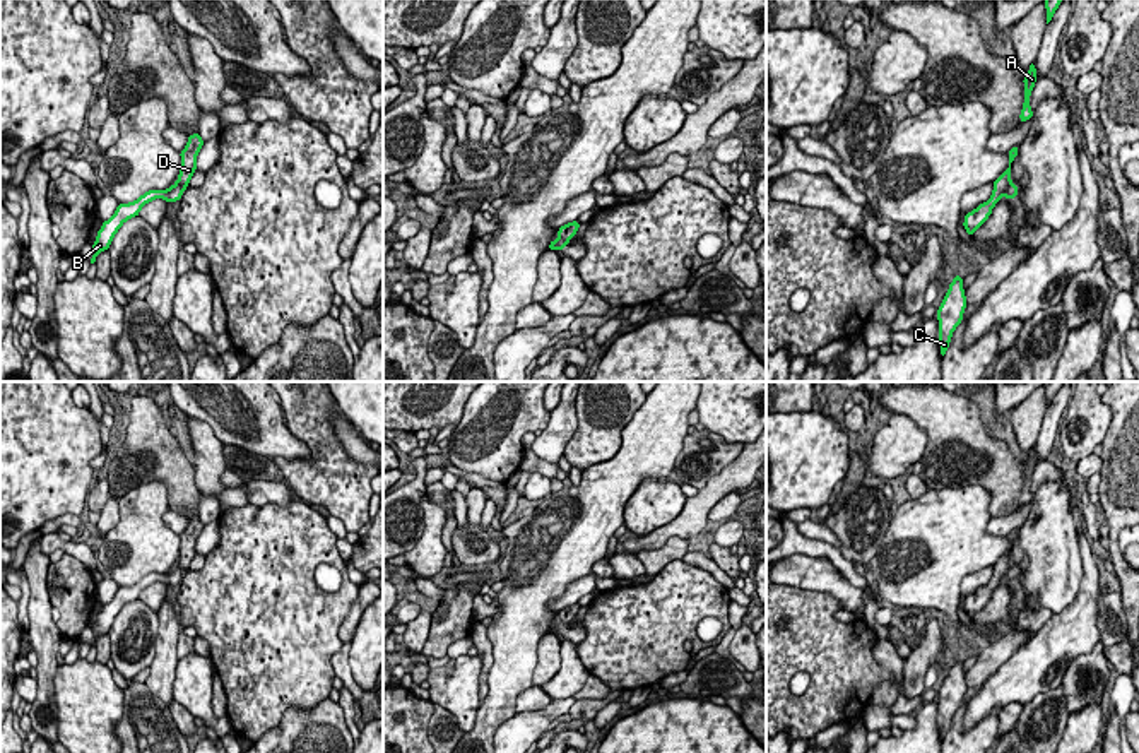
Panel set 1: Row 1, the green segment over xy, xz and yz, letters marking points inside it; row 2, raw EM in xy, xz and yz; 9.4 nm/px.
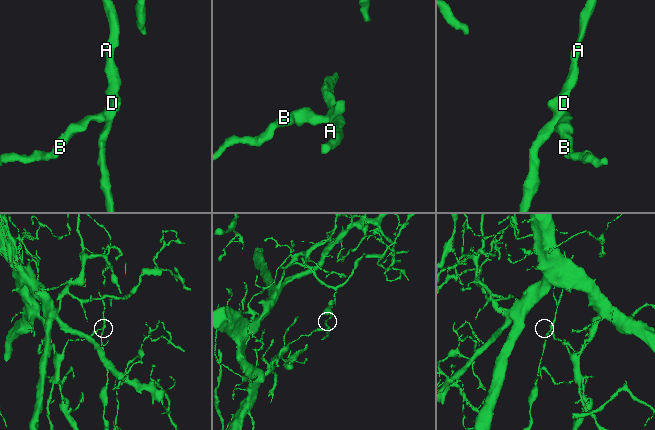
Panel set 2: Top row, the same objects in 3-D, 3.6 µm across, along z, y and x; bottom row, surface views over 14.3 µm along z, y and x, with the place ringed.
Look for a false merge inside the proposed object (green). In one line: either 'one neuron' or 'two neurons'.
two neurons

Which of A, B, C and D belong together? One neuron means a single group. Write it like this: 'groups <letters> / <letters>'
groups A C D / B

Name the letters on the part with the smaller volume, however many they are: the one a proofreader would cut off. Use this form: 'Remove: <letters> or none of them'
Remove: A, C, D

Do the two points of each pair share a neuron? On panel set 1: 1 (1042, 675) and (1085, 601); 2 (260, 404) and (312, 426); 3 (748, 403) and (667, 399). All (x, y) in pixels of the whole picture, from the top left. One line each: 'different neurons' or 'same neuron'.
1: same neuron
2: different neurons
3: different neurons

